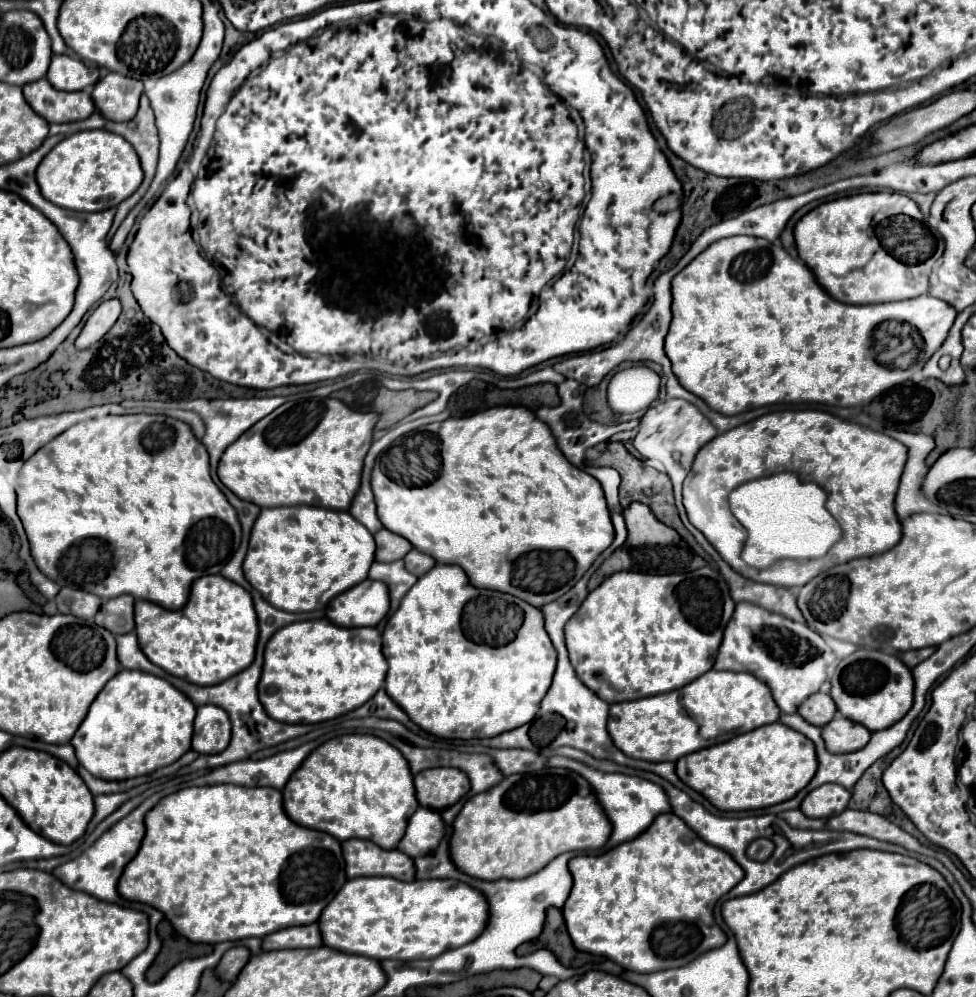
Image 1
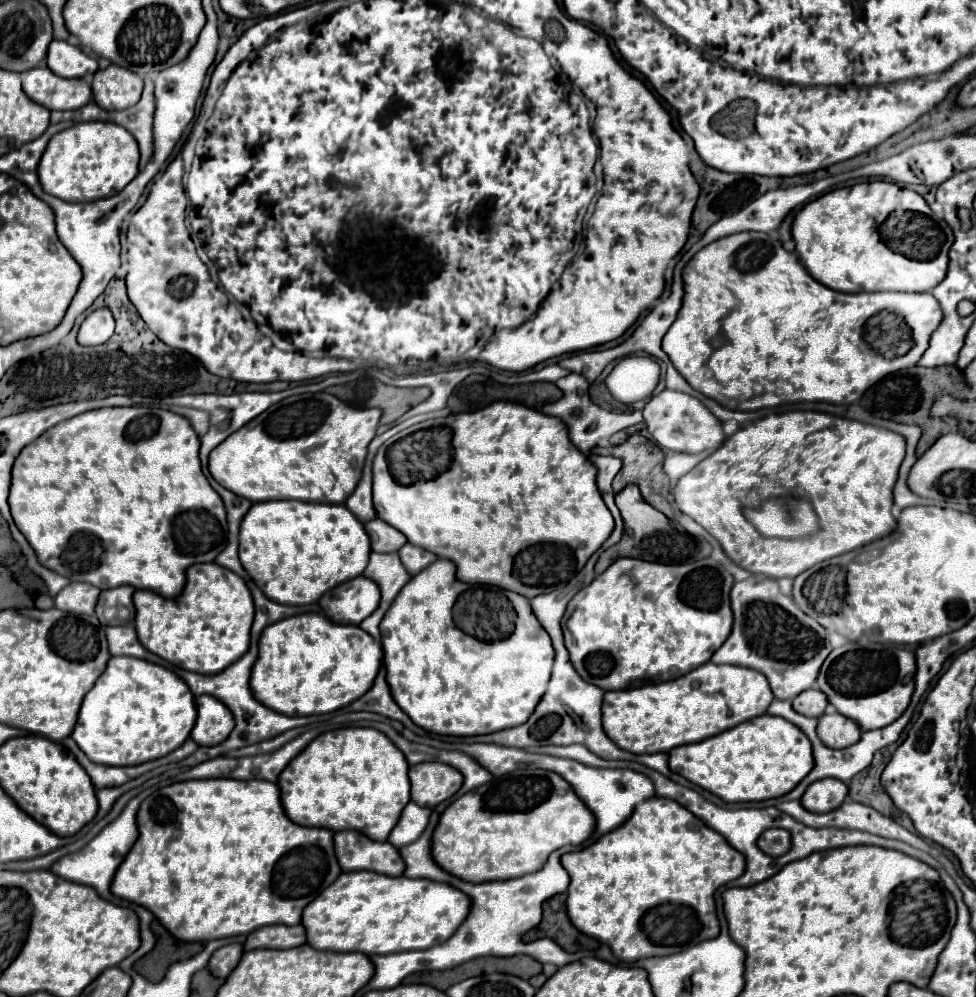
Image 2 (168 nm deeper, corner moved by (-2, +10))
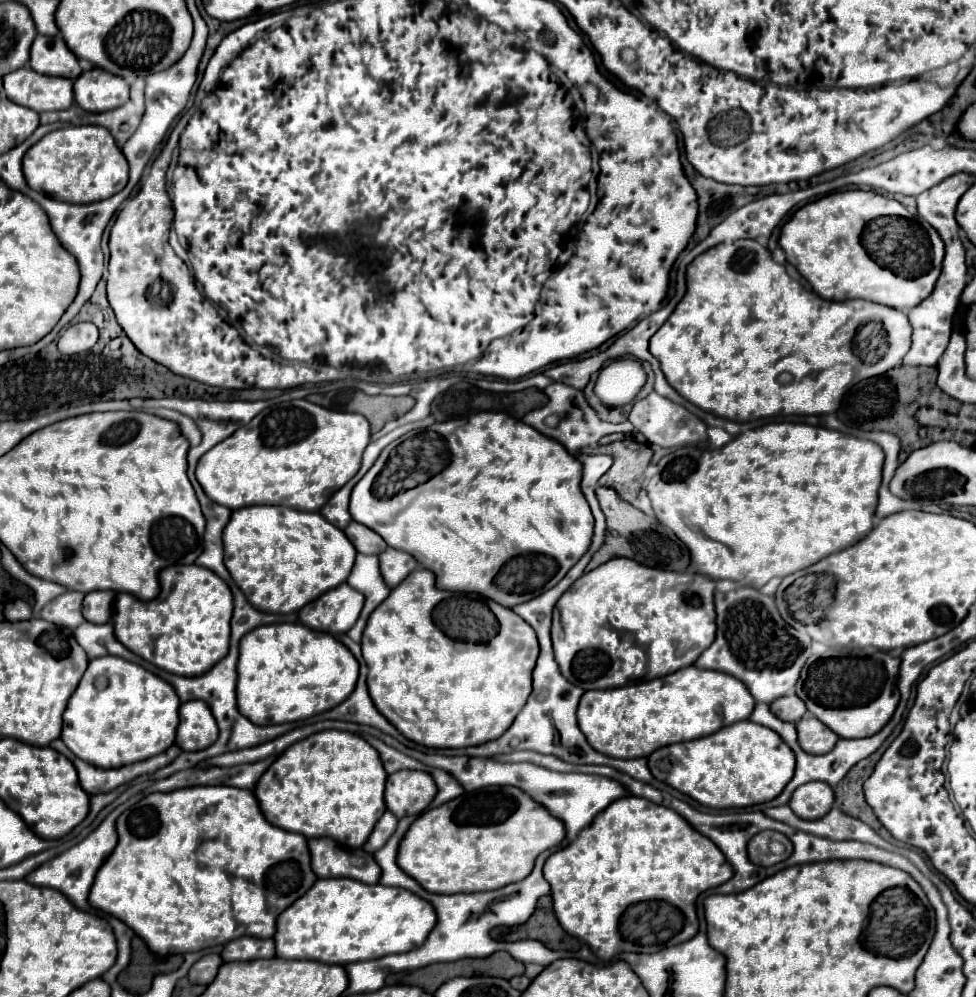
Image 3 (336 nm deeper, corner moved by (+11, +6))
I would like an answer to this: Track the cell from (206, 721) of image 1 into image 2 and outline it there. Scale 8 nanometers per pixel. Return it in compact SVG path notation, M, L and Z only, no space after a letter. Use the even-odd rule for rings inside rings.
M208 694L198 696L196 710L198 710L198 718L190 738L198 746L216 746L230 736L234 728L234 718L218 698Z

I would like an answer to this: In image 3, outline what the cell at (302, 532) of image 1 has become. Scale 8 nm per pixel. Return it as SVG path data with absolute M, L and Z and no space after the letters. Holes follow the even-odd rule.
M247 506L231 514L229 524L223 530L225 566L235 584L245 592L247 600L261 612L289 614L301 610L331 588L343 584L355 562L355 548L349 544L343 530L329 524L319 512L299 512L285 506Z

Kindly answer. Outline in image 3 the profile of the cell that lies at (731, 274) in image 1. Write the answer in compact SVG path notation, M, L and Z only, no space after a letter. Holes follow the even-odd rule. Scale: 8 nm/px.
M735 240L703 252L689 264L687 294L669 320L653 334L651 352L659 360L667 382L685 400L719 418L751 422L781 414L779 400L783 404L783 398L785 416L833 414L839 406L843 388L851 380L873 378L901 366L903 356L909 350L909 340L911 328L905 312L895 312L867 300L823 300L813 292L803 290L799 282L789 276L785 266L771 258L765 246L755 240ZM783 372L791 374L793 382L777 382Z

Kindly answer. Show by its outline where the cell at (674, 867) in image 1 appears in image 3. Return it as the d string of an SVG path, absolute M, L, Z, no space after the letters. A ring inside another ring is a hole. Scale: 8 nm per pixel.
M623 796L615 802L611 802L603 812L599 812L595 816L595 820L583 828L575 842L571 842L569 846L553 852L545 866L543 866L543 874L545 874L545 880L551 884L551 896L553 896L553 910L555 910L555 916L559 920L559 924L573 936L581 938L583 942L587 942L593 950L593 954L605 962L611 962L615 960L613 956L619 956L623 952L657 952L657 950L663 950L663 948L669 948L669 946L677 946L685 940L691 940L695 934L697 934L697 928L699 928L699 920L697 920L697 914L695 914L695 900L701 892L709 890L709 888L715 888L715 886L721 886L725 884L731 876L733 876L733 870L731 870L731 864L725 860L723 852L703 834L699 834L683 816L679 816L675 810L671 808L665 808L665 806L659 806L659 804L653 804L645 798L637 798L637 796Z

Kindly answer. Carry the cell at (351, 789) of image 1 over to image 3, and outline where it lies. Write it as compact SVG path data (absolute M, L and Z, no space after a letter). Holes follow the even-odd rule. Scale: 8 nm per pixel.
M317 732L281 752L263 772L253 794L267 822L309 838L327 836L345 848L361 848L385 812L385 770L377 752L351 732Z

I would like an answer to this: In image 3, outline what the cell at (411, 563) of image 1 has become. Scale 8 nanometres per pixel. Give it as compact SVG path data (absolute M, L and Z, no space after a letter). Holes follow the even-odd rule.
M387 548L385 552L381 552L379 554L379 564L381 564L383 580L389 588L395 588L415 568L419 568L419 562L413 556L409 556L407 552L395 550L395 548Z

